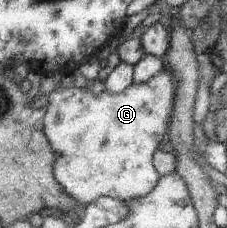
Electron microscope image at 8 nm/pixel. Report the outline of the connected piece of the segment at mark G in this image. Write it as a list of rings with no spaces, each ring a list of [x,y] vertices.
[[[169,69],[120,94],[94,94],[88,88],[54,89],[42,123],[57,154],[54,174],[62,190],[83,209],[104,196],[126,201],[155,190],[161,177],[154,168],[154,154],[169,134],[176,86],[176,76]]]

